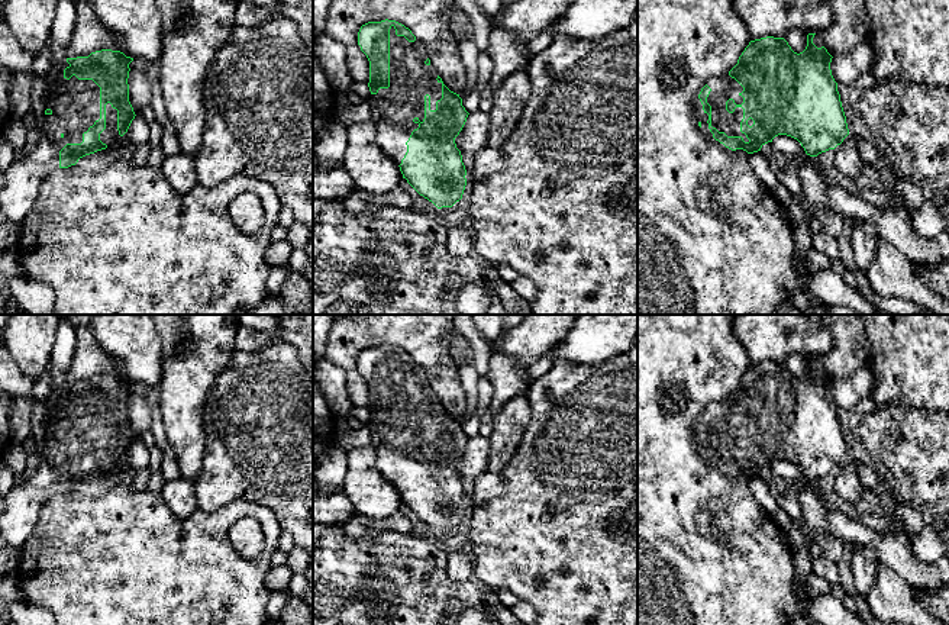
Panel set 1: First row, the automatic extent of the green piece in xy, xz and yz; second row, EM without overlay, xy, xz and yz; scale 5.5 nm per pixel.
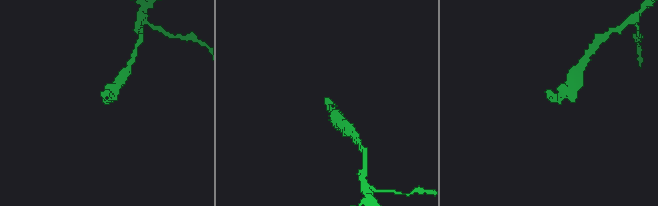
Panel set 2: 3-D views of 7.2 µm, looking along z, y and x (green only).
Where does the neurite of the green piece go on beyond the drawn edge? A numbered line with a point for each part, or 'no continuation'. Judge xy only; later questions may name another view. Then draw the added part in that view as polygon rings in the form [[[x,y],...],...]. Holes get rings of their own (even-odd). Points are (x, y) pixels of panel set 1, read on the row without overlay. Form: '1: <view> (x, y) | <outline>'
1: xy (76, 428) | [[[72,400],[70,405],[59,403],[49,413],[45,425],[45,439],[39,455],[36,473],[25,481],[17,481],[4,496],[4,510],[0,516],[0,535],[4,548],[20,548],[33,531],[41,508],[51,497],[59,494],[59,476],[67,468],[81,468],[83,458],[100,444],[100,412],[93,405],[78,405]]]

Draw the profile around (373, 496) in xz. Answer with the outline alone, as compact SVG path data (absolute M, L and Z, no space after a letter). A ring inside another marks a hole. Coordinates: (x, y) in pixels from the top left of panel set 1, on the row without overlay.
M372 447L351 450L342 493L358 516L382 522L400 510L403 499L396 486L382 477L377 461Z

